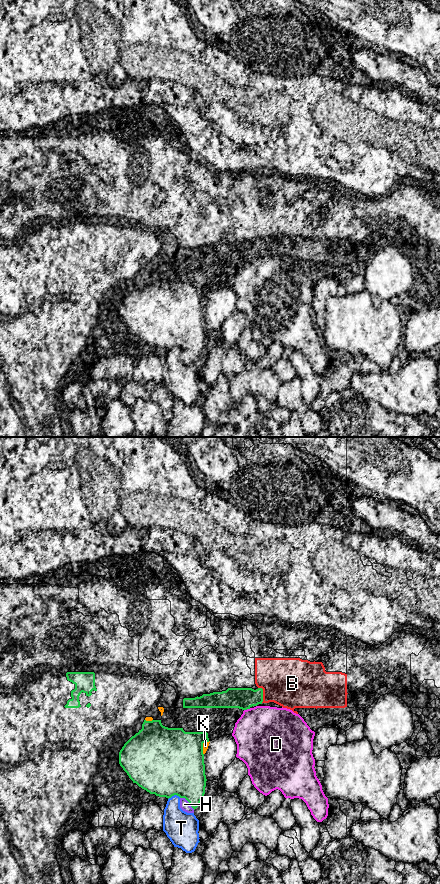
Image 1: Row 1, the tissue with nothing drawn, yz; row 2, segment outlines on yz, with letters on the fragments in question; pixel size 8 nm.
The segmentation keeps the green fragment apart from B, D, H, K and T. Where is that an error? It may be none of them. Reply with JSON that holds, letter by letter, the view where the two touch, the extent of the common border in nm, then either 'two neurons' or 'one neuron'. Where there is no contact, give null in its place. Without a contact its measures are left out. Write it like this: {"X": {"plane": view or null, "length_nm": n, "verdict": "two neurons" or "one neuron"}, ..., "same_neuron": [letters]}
{"B": {"plane": "yz", "length_nm": 130, "verdict": "two neurons"}, "D": {"plane": "yz", "length_nm": 60, "verdict": "two neurons"}, "H": {"plane": "yz", "length_nm": 160, "verdict": "one neuron"}, "K": {"plane": "yz", "length_nm": 120, "verdict": "two neurons"}, "T": {"plane": "yz", "length_nm": 110, "verdict": "two neurons"}, "same_neuron": ["H"]}

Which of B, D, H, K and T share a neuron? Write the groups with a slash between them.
B K / D / H / T

